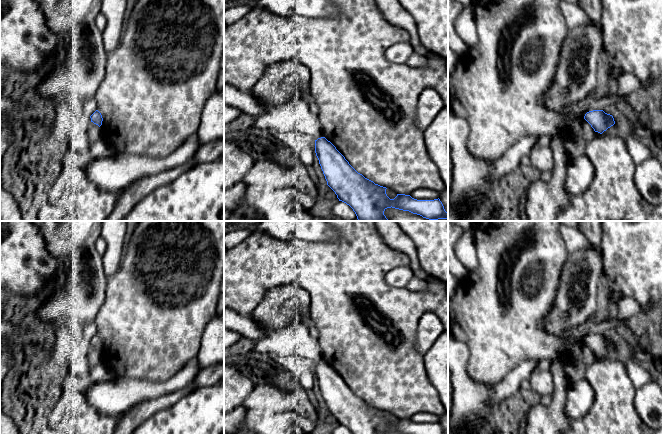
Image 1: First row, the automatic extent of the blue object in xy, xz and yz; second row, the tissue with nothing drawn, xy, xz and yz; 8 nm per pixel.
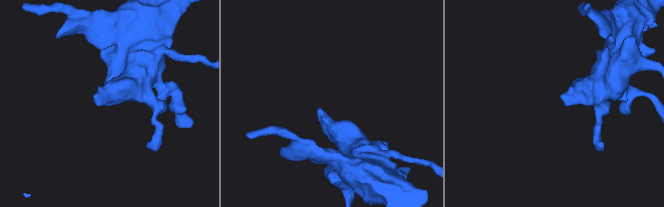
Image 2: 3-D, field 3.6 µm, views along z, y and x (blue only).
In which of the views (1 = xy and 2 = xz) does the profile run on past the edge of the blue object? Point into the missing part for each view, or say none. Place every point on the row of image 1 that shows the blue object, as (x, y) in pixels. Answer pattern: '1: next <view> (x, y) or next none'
1: next none
2: next none

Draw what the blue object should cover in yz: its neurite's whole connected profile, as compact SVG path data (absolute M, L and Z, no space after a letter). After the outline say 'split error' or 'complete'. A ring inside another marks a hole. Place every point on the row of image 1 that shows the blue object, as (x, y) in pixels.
M593 110L585 114L584 119L591 125L595 132L602 134L608 128L615 124L612 115L603 110Z | complete

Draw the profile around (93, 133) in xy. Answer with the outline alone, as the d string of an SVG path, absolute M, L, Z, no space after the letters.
M93 122L88 123L85 126L84 131L87 135L87 139L89 140L89 143L93 143L98 139L100 139L101 136L100 127L94 124Z

